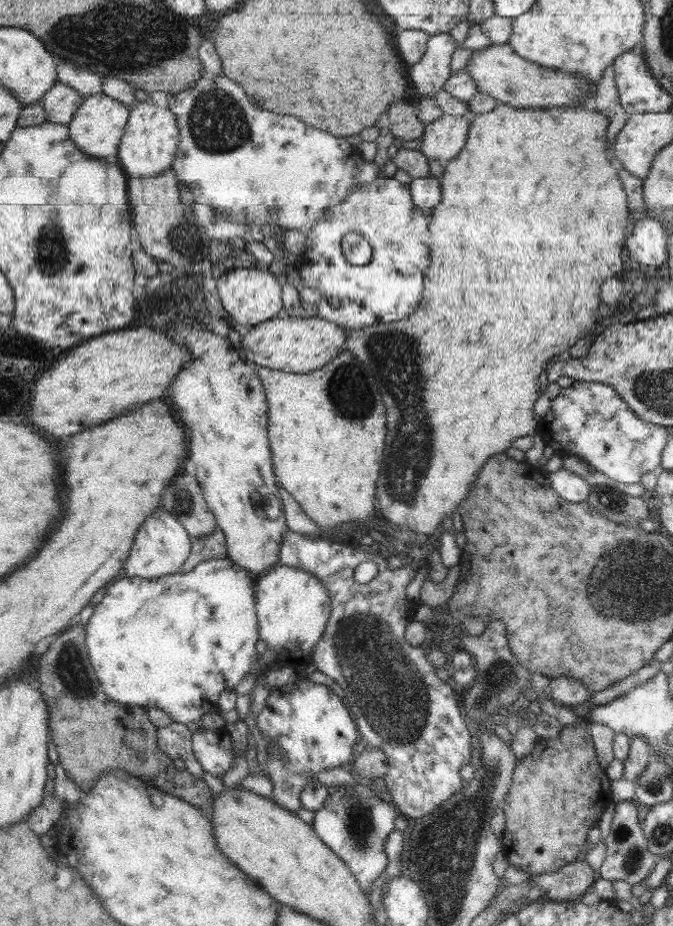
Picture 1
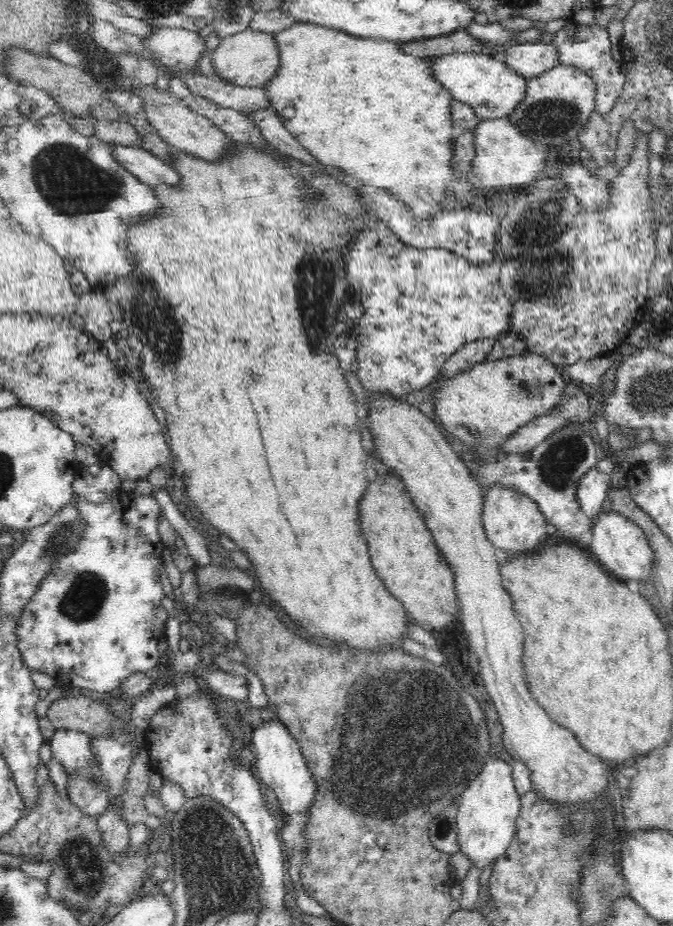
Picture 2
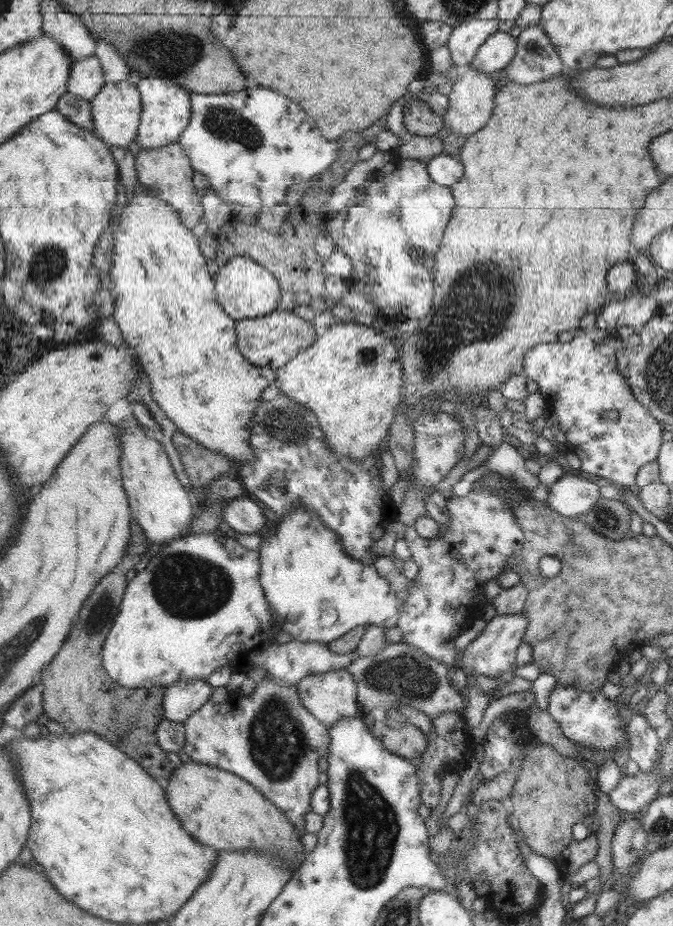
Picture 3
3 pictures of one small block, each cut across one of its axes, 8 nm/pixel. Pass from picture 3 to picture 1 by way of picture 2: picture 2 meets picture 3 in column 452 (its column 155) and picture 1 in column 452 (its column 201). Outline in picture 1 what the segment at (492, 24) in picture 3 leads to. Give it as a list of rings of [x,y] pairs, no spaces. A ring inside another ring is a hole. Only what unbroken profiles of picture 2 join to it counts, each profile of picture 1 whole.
[[[450,33],[429,35],[424,55],[416,65],[412,65],[408,74],[420,98],[436,98],[436,91],[449,80],[456,44]]]

